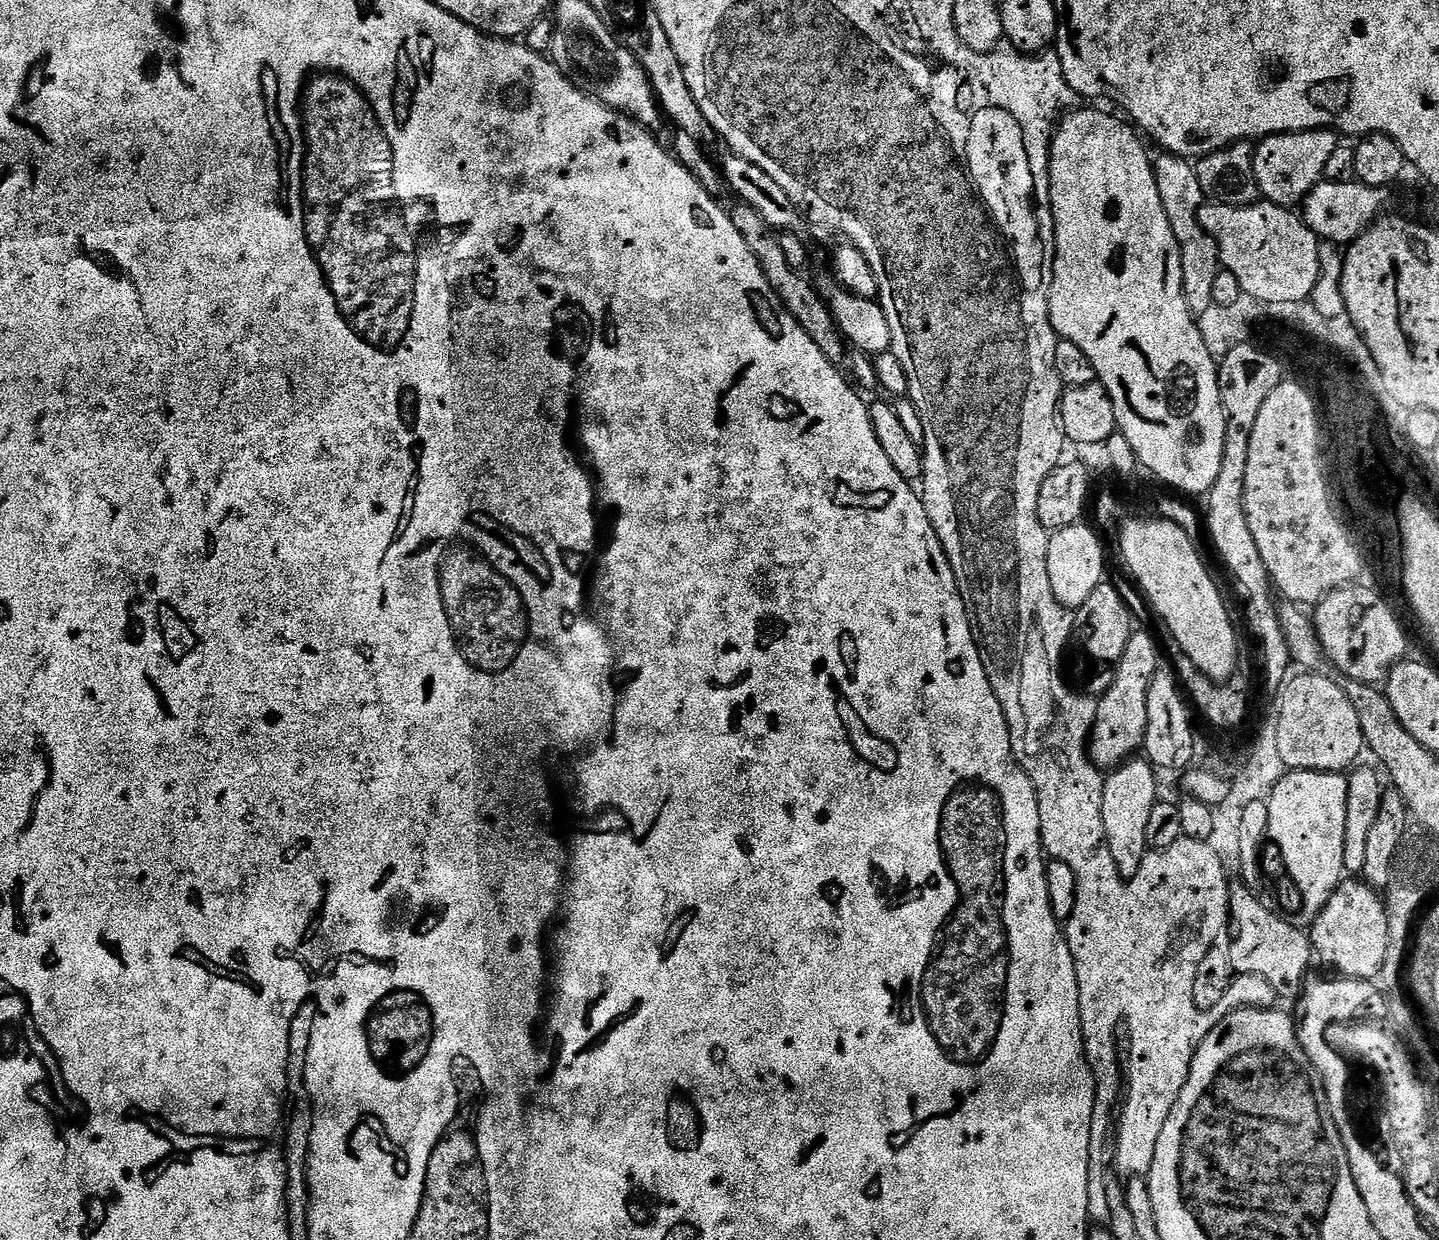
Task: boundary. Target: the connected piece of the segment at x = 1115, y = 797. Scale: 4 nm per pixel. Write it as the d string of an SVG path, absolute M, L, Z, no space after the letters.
M1129 758L1111 769L1104 782L1104 833L1108 836L1108 848L1112 851L1114 862L1120 868L1121 876L1125 878L1136 875L1150 848L1148 827L1151 826L1152 815L1156 812L1156 775L1157 769L1147 759Z

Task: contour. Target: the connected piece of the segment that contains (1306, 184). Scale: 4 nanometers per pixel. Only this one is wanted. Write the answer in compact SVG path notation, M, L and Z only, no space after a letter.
M1303 130L1303 131L1284 131L1278 132L1275 136L1265 136L1263 139L1256 144L1256 182L1261 193L1265 192L1265 197L1271 198L1276 202L1292 202L1288 200L1300 200L1303 201L1305 197L1307 197L1309 192L1315 190L1317 184L1320 183L1321 180L1325 179L1326 173L1328 172L1328 163L1330 162L1330 158L1334 154L1334 150L1336 149L1336 141L1338 139L1337 133L1335 131L1328 132L1332 130Z

